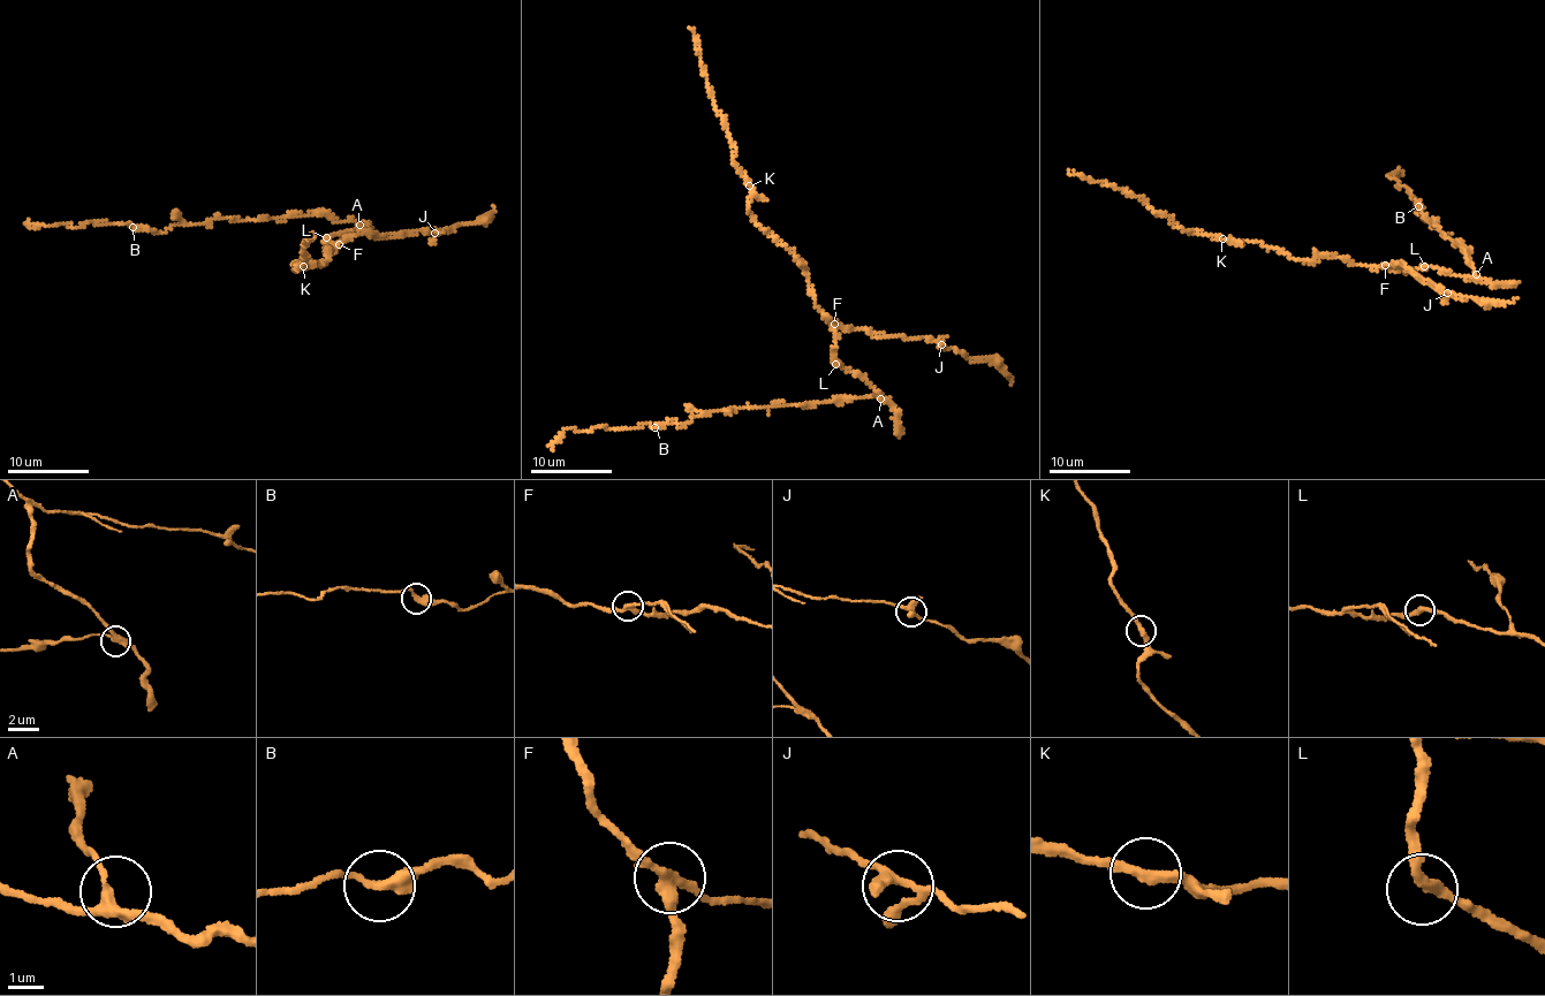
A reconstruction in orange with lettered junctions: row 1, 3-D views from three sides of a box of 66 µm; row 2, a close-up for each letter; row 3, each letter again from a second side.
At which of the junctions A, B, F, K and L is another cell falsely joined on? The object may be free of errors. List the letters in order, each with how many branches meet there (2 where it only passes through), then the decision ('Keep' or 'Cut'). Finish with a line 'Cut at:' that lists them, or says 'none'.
A: Branches: 3. Keep
B: Branches: 2. Keep
F: Branches: 3. Cut
K: Branches: 2. Keep
L: Branches: 2. Keep
Cut at: F

